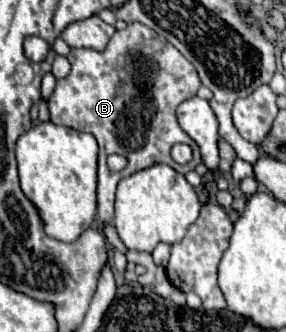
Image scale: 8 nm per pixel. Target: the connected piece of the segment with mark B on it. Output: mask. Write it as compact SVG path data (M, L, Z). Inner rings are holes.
M146 40L134 46L130 52L122 54L118 58L120 76L116 74L116 82L106 82L106 50L100 52L98 58L98 50L72 48L72 52L68 54L72 70L66 78L56 82L56 90L48 100L50 120L54 124L90 132L98 140L98 218L104 224L110 224L114 218L114 194L116 184L122 178L154 164L168 164L180 174L186 174L202 162L198 144L178 126L176 120L176 108L184 102L184 98L194 96L200 86L198 74L194 72L190 76L190 70L194 66L174 46L164 42L166 40ZM174 102L178 104L174 106ZM178 142L186 142L194 150L192 162L184 166L176 164L170 158L170 148ZM108 154L126 156L128 166L122 172L110 172L106 166Z

